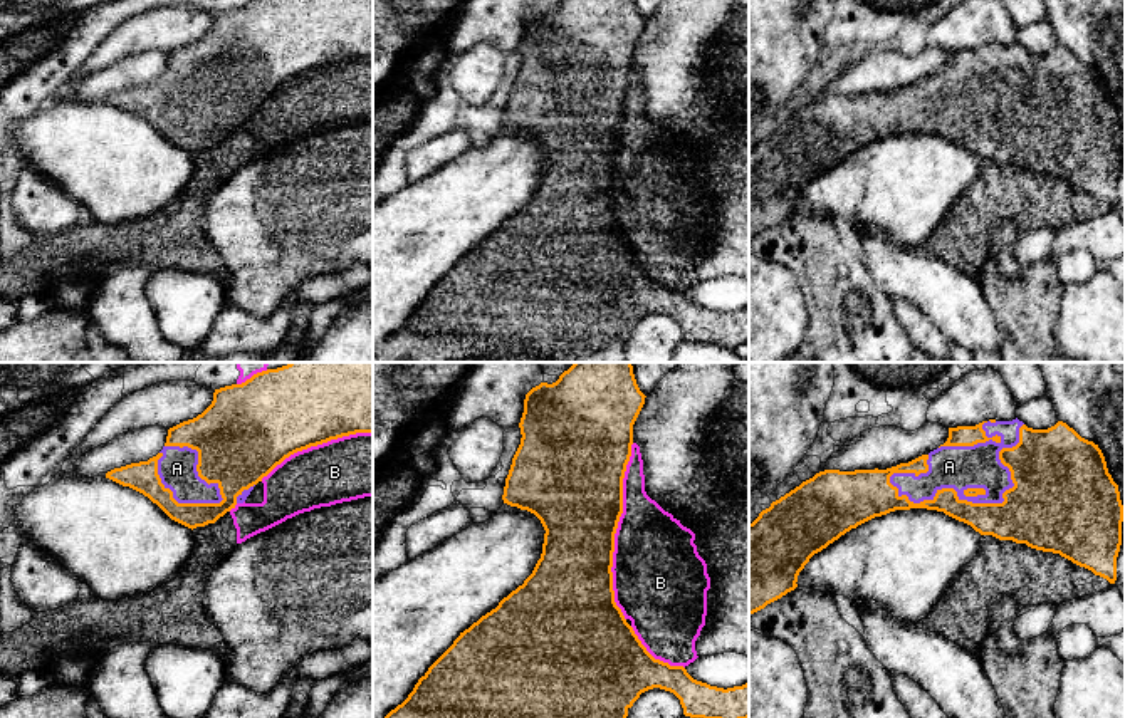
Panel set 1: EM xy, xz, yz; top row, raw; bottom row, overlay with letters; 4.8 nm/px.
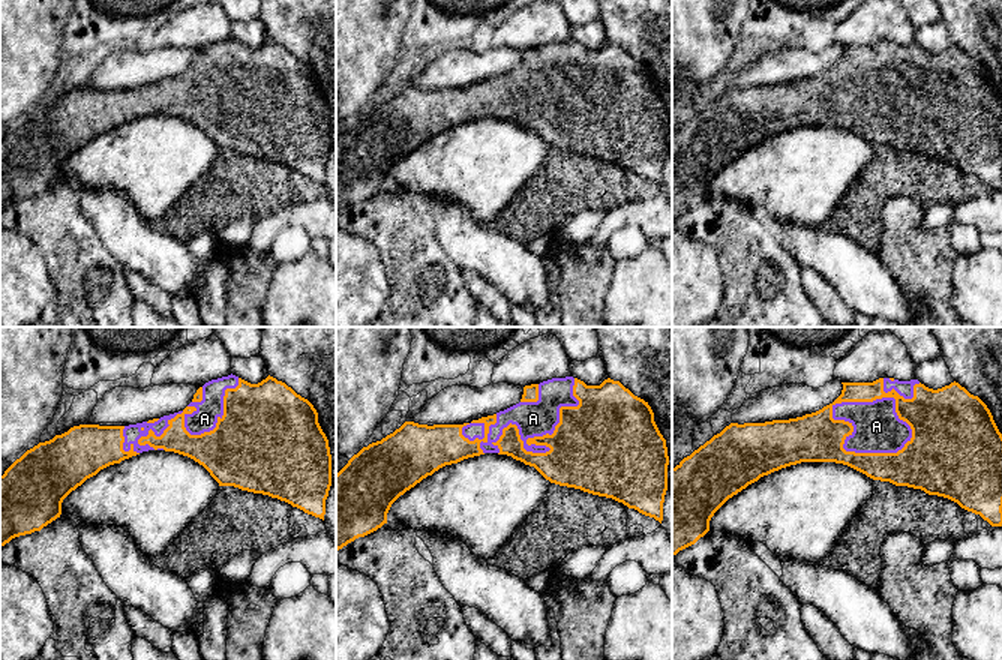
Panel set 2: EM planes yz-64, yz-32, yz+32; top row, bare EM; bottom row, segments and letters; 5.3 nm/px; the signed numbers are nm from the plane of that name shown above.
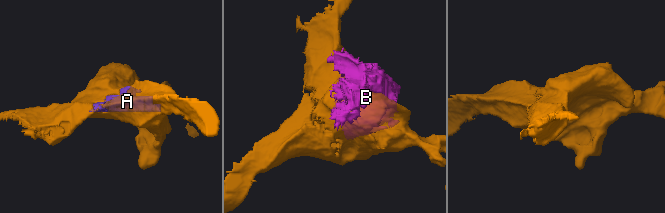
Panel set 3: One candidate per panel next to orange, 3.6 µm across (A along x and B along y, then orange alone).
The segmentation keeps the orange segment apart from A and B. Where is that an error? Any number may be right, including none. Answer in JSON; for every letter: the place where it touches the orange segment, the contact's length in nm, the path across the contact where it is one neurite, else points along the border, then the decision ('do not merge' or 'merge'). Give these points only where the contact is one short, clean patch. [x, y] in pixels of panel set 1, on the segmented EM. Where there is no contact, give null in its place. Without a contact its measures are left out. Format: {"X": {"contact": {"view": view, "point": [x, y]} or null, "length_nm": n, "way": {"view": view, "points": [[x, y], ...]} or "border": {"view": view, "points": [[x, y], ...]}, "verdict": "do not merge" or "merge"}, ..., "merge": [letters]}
{"A": {"contact": {"view": "yz", "point": [986, 504]}, "length_nm": 700, "verdict": "merge"}, "B": {"contact": {"view": "xz", "point": [615, 532]}, "length_nm": 850, "verdict": "do not merge"}, "merge": ["A"]}

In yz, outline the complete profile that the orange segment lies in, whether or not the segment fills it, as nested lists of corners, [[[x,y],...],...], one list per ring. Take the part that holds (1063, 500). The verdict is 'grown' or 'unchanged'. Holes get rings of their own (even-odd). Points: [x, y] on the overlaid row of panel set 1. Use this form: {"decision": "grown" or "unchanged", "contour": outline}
{"decision": "grown", "contour": [[[982,421],[976,426],[949,428],[949,438],[937,450],[887,470],[824,470],[772,502],[749,523],[749,614],[764,609],[798,587],[798,575],[809,559],[858,525],[895,510],[927,508],[971,525],[981,535],[1026,544],[1031,549],[1060,554],[1095,575],[1117,580],[1117,557],[1122,545],[1123,505],[1118,485],[1108,473],[1098,445],[1081,438],[1066,423],[1048,429],[1012,421]]]}

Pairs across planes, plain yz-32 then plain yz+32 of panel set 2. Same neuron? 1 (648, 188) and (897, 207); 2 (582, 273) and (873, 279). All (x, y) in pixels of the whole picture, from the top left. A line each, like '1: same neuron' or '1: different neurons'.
1: different neurons
2: different neurons

